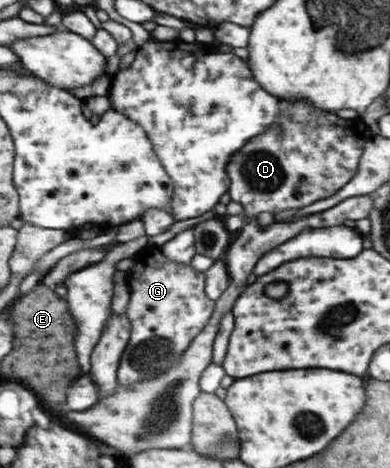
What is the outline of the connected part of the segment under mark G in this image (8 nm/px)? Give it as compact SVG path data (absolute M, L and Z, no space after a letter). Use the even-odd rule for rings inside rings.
M149 246L137 254L137 266L131 268L128 276L132 288L128 316L133 323L133 336L119 368L123 386L159 378L175 368L193 340L208 327L218 305L209 298L206 272L195 270L191 264L169 260L157 246Z

